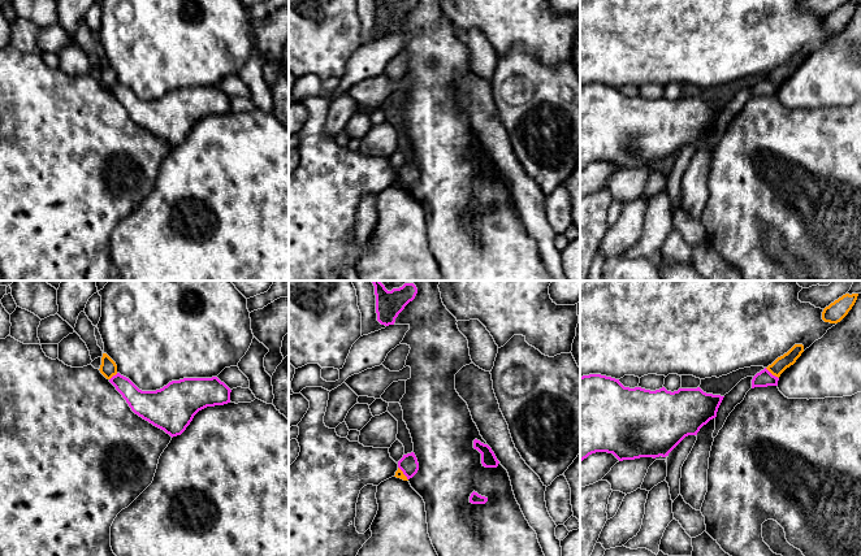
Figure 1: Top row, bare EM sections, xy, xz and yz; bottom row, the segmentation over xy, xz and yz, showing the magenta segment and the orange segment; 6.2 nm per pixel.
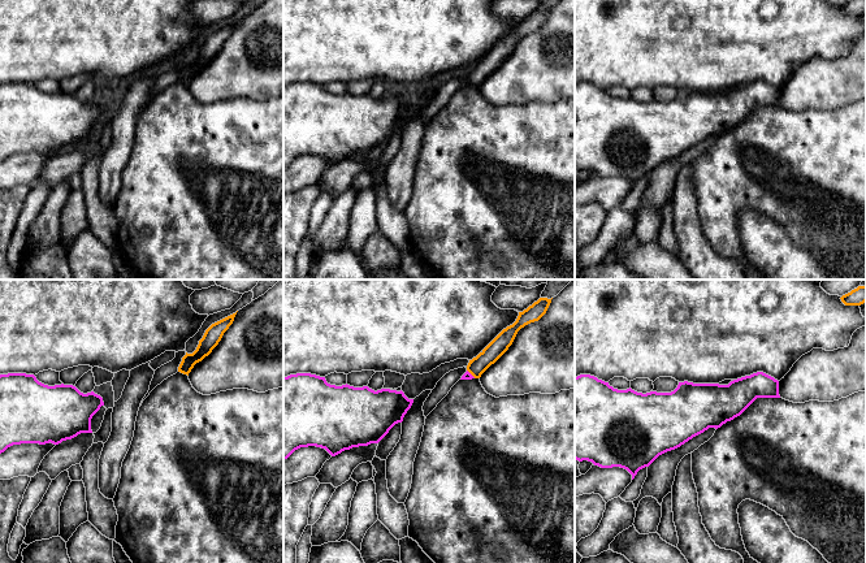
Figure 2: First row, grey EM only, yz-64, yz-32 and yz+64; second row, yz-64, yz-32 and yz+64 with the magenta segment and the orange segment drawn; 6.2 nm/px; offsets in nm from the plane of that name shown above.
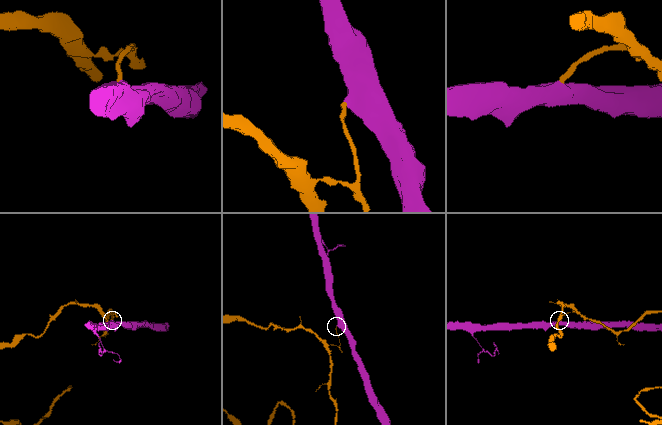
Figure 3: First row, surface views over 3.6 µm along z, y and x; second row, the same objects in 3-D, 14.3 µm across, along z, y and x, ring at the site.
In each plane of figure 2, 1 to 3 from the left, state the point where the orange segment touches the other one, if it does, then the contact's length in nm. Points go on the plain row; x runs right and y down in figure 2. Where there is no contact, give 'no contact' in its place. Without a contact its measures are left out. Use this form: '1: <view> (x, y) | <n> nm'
1: no contact
2: yz-32 (470, 82) | 80 nm
3: no contact

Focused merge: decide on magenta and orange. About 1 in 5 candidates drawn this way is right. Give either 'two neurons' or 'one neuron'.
two neurons

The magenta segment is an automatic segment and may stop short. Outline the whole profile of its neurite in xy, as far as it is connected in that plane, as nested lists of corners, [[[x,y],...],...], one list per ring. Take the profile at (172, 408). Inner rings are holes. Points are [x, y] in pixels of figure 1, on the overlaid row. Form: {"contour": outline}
{"contour": [[[120,373],[109,382],[135,414],[172,438],[181,435],[199,411],[230,403],[232,390],[217,377],[172,381],[156,391],[142,391]]]}

